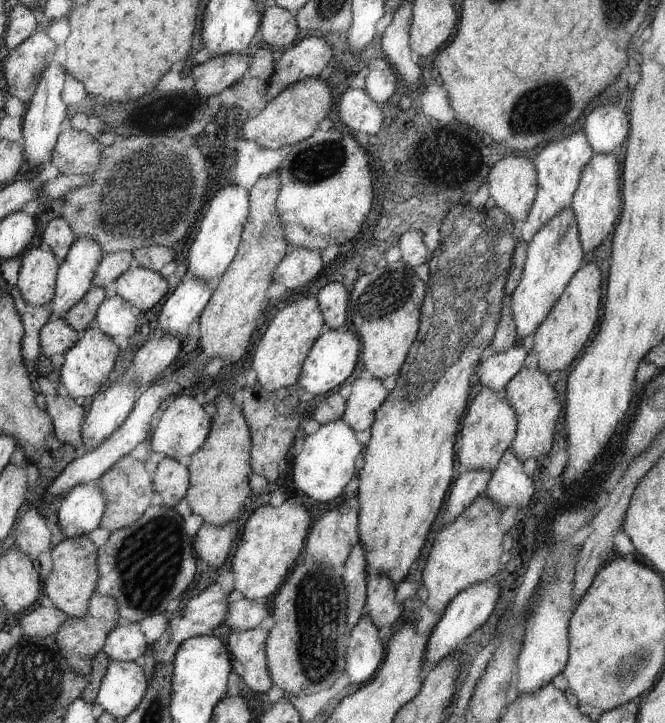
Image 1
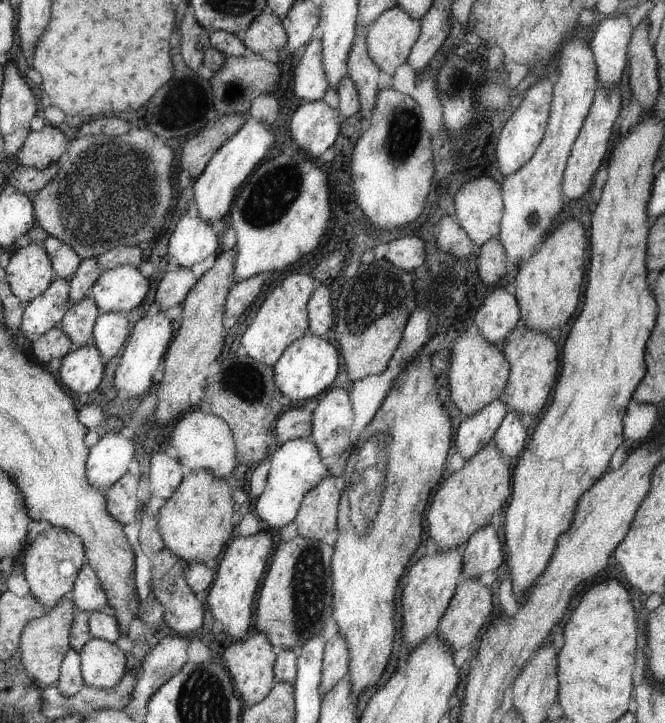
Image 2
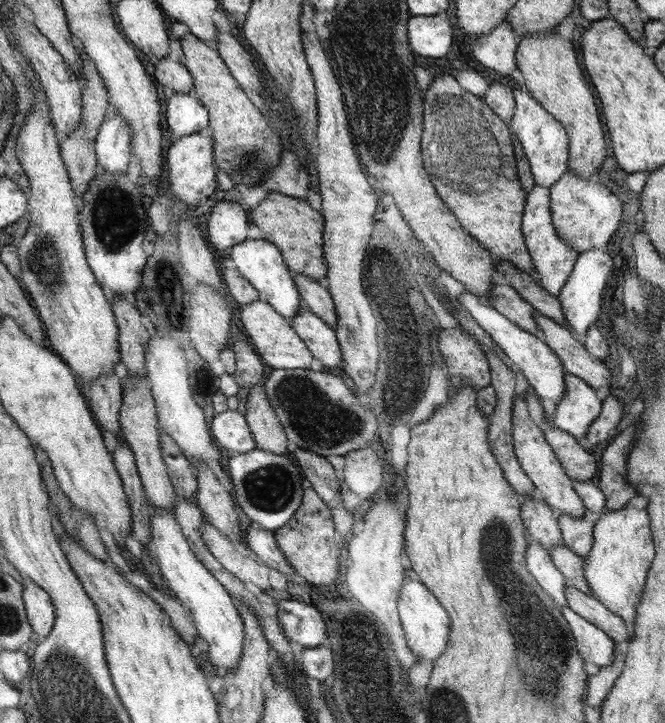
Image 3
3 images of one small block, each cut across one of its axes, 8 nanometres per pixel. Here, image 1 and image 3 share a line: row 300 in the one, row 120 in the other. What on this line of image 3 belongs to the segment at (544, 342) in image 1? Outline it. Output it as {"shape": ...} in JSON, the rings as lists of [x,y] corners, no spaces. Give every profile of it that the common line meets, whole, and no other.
{"shape":[[[557,32],[531,34],[522,38],[515,54],[518,70],[525,78],[525,86],[554,119],[559,120],[570,136],[570,169],[576,177],[588,179],[596,174],[606,156],[606,136],[602,132],[602,120],[586,82],[584,70],[578,64],[578,54],[570,39],[560,37]]]}

